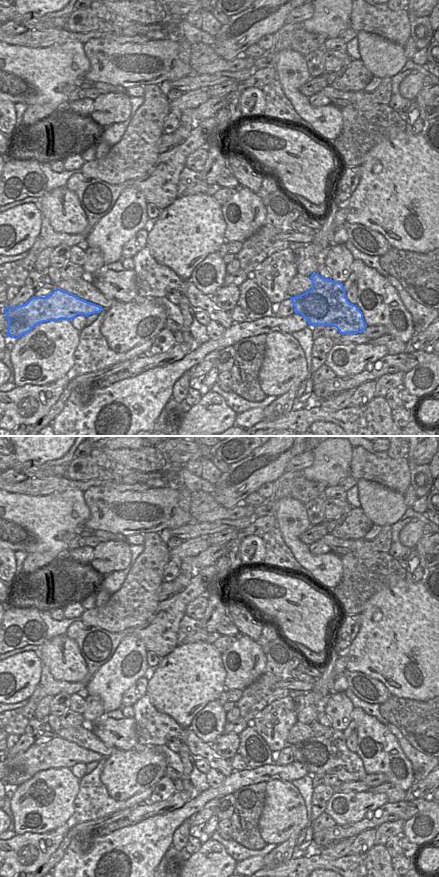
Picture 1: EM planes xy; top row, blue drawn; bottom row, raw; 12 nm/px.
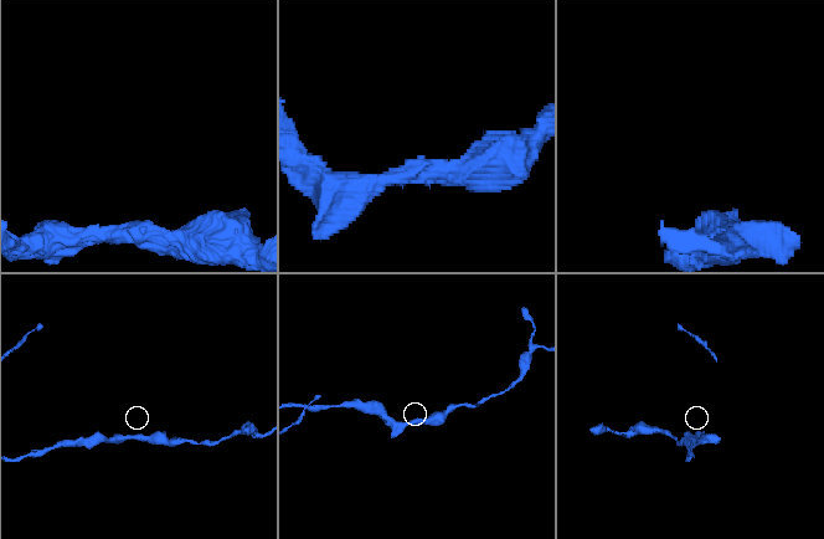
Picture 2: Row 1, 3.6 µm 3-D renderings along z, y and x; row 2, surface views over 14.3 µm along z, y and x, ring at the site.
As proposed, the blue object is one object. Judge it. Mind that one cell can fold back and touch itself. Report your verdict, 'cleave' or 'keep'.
keep

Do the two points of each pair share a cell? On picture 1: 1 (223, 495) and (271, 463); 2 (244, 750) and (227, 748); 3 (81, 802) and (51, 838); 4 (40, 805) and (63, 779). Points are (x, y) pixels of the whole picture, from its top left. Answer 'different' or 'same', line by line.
1: same
2: different
3: different
4: same

